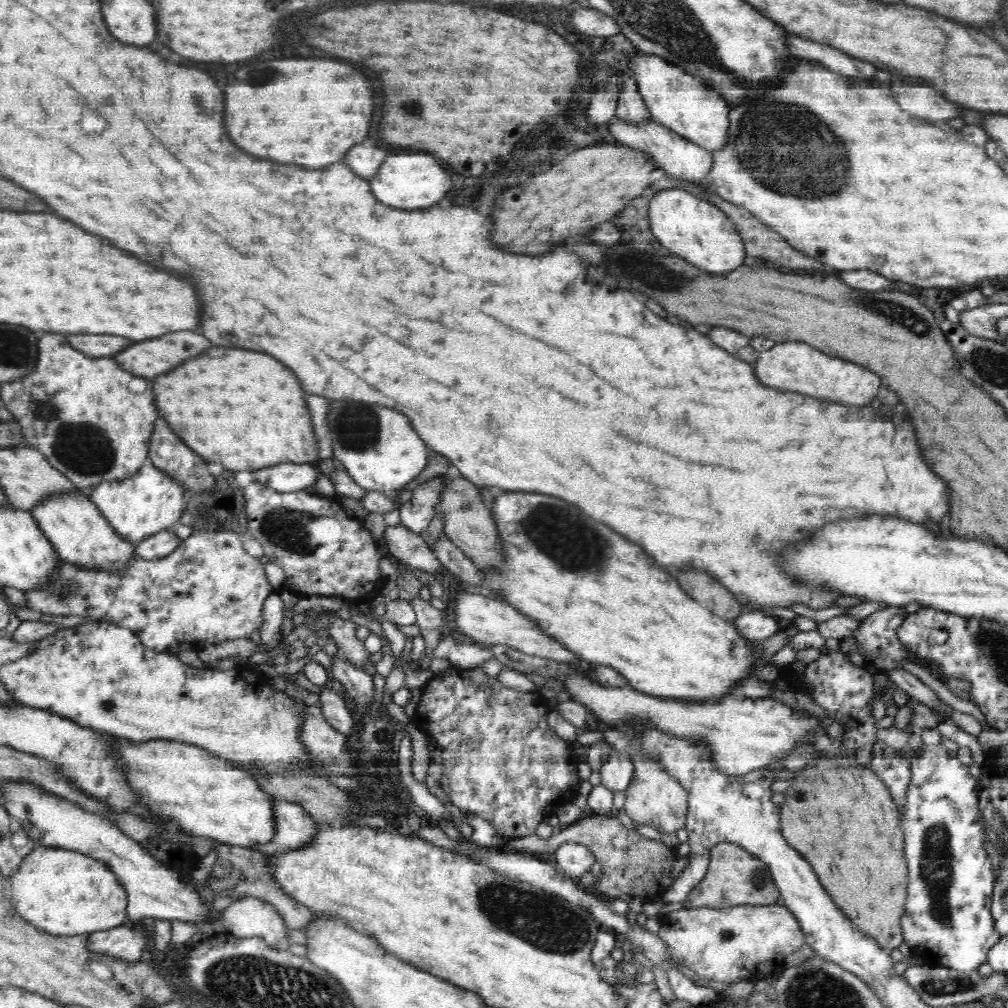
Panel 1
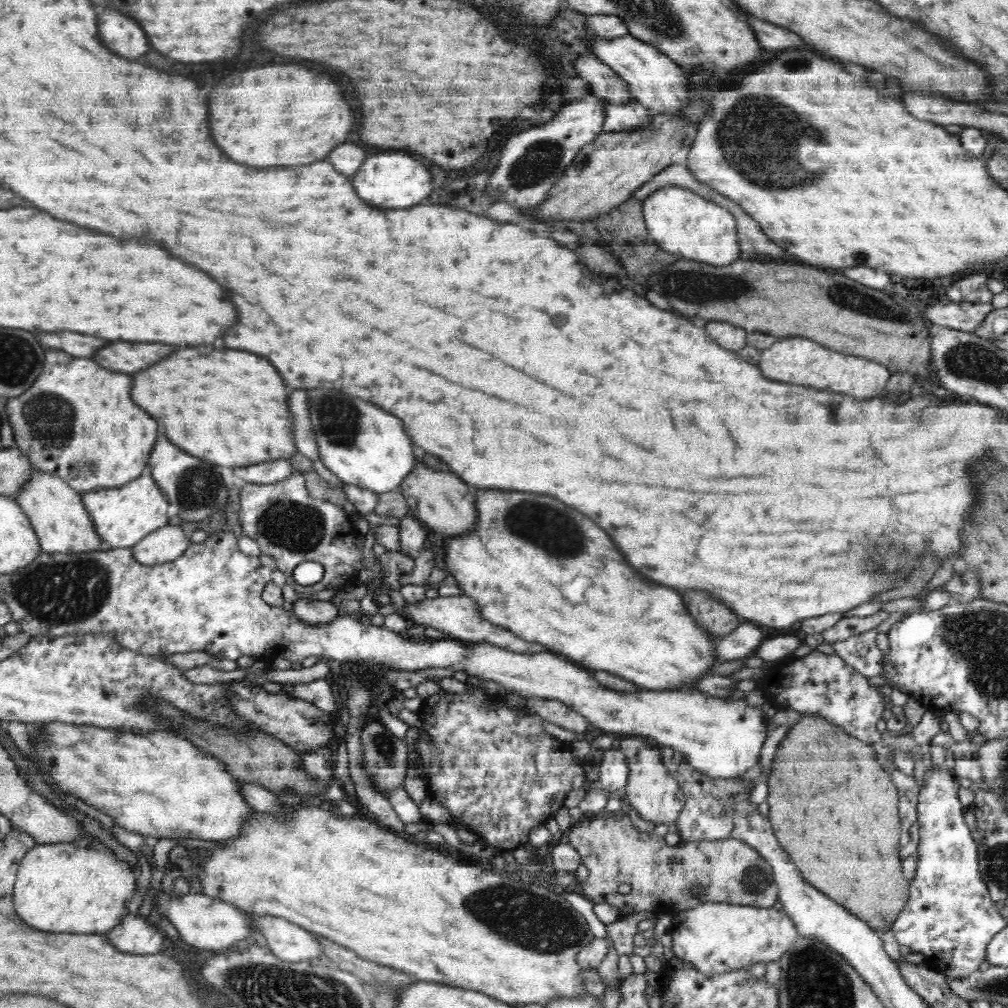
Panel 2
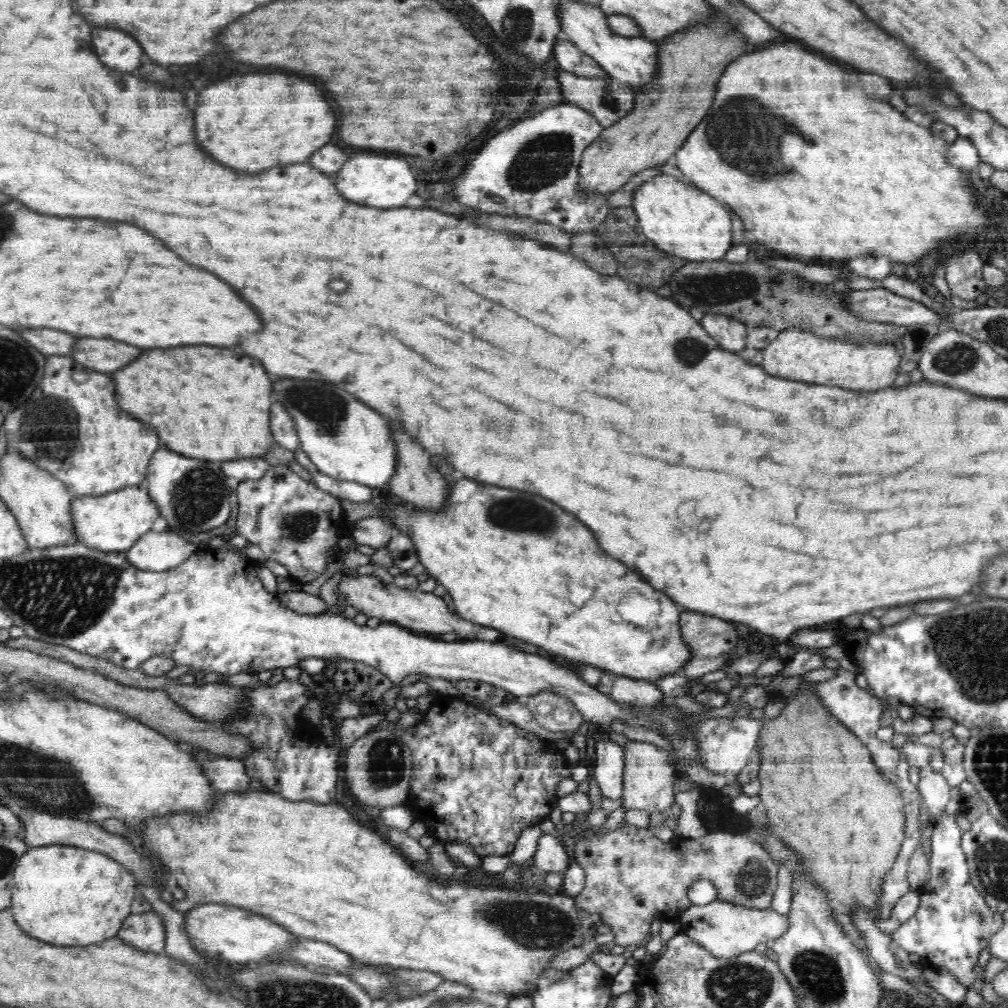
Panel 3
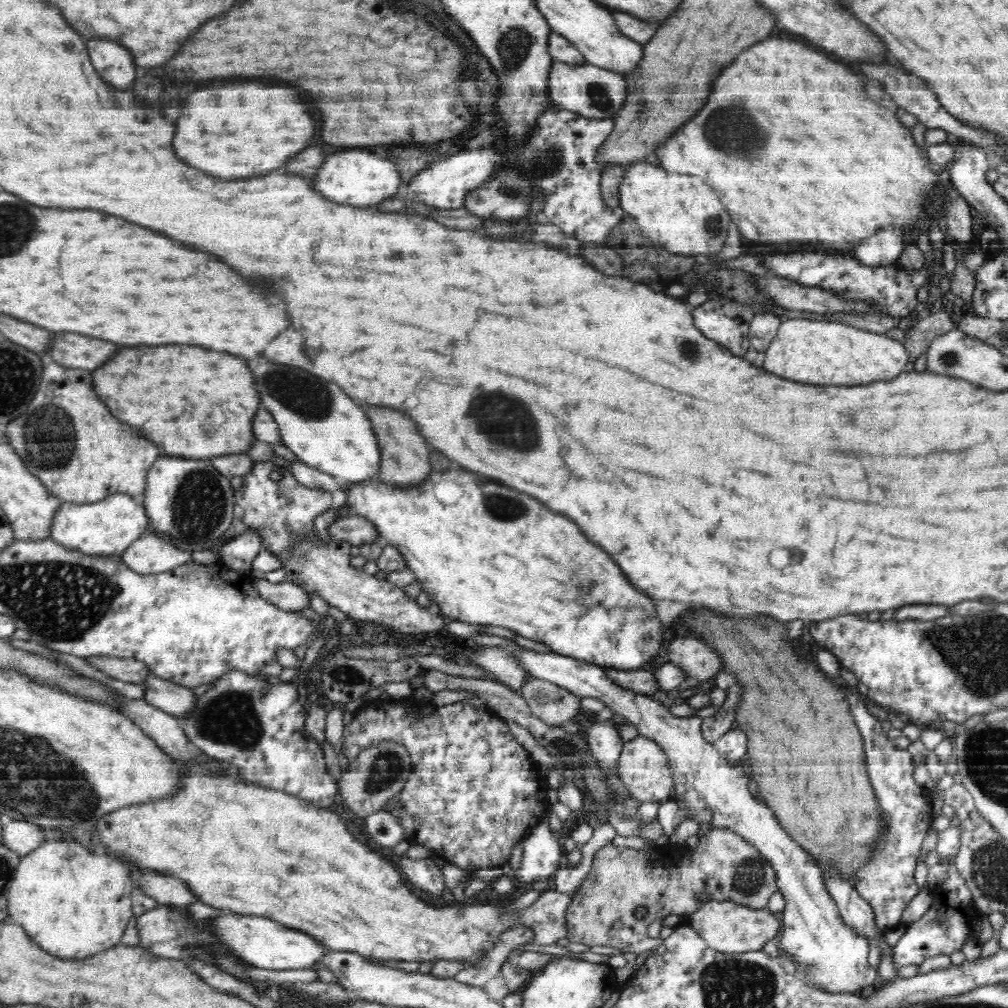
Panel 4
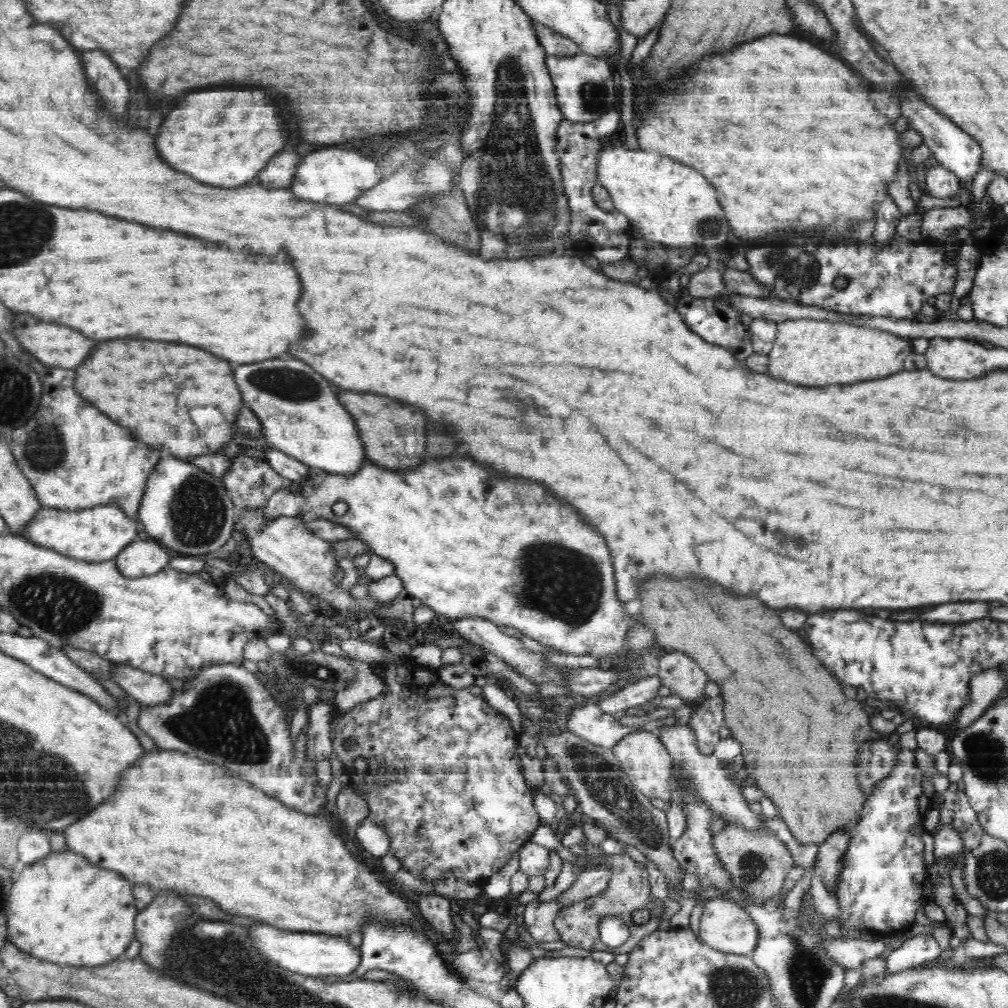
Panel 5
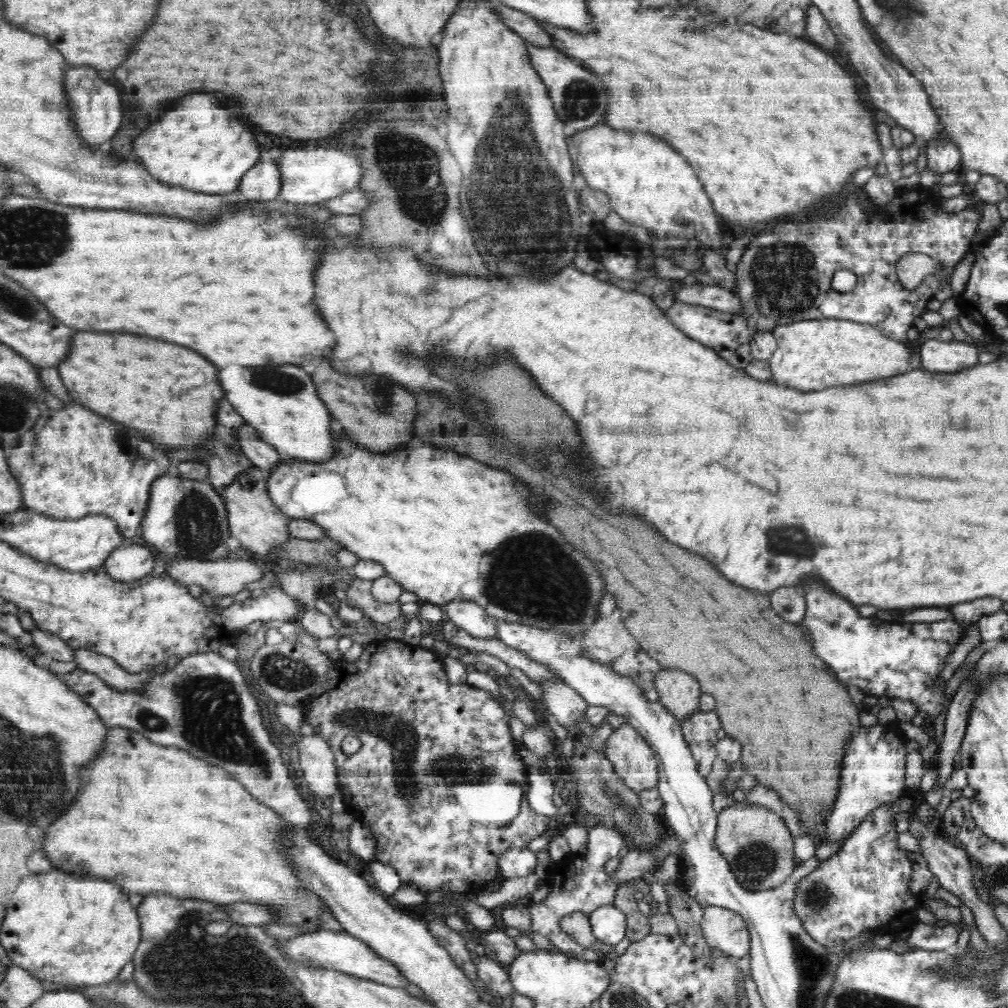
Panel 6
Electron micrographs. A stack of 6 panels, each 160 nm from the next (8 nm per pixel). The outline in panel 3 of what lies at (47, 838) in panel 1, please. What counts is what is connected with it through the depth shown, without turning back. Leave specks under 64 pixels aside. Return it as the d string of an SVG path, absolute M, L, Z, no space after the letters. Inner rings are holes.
M204 904L194 906L194 910L186 916L186 933L190 941L194 940L194 946L202 948L208 956L224 958L228 962L260 962L268 956L282 957L284 952L290 950L290 946L296 942L293 935L284 926L257 915L252 911L225 904Z

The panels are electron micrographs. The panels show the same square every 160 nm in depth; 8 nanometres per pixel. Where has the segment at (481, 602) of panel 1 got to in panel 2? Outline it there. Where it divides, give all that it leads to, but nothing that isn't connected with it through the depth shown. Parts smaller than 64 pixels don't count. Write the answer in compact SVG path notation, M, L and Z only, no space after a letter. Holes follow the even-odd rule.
M460 593L456 596L426 598L426 600L422 600L422 604L416 604L415 606L414 604L406 603L406 607L408 607L408 610L403 614L406 621L410 620L416 625L438 629L446 635L450 634L450 638L454 640L458 638L458 642L463 642L464 644L490 644L510 652L527 655L535 655L546 650L540 644L528 642L507 629L492 624L480 613L480 606L476 605L476 601L472 597L468 597L468 594Z

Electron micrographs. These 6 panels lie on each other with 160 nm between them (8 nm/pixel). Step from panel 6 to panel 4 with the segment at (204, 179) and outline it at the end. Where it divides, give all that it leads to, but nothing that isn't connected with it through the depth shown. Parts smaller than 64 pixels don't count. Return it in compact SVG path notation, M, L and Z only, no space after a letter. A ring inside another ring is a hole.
M228 84L204 88L192 92L186 98L182 112L176 120L176 136L172 142L176 144L176 156L180 156L180 160L188 160L192 168L200 168L202 172L208 172L208 176L222 176L226 180L234 180L266 174L284 166L290 156L310 146L314 132L316 120L308 104L302 102L298 90L266 84Z

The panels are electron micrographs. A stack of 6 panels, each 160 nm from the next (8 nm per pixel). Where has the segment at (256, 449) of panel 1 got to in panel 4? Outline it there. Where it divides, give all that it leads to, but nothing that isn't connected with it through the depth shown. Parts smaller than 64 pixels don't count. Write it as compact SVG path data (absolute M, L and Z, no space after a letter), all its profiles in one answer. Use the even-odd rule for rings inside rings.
M160 346L160 348L122 348L108 360L104 368L92 372L92 380L96 380L96 392L100 392L100 400L112 408L112 414L126 424L144 426L152 420L152 432L158 426L156 434L146 434L156 446L164 450L168 456L184 456L190 459L212 459L226 454L246 453L252 446L250 420L258 406L260 396L254 390L254 378L248 368L248 362L232 358L226 352L214 352L196 346Z

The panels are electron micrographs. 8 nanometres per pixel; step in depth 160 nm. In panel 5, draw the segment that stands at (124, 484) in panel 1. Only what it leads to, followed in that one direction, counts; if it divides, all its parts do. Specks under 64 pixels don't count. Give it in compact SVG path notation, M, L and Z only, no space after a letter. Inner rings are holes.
M100 504L80 510L60 510L59 508L42 508L27 526L17 535L34 544L51 548L72 559L96 562L113 560L140 533L136 529L137 517L130 517L116 504Z

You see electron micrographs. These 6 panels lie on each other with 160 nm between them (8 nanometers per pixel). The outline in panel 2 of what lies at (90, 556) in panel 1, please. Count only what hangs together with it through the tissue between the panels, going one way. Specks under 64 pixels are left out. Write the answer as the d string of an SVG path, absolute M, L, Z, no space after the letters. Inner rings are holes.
M35 468L30 482L23 486L15 501L31 521L42 553L81 553L107 549L96 532L81 493L62 478Z

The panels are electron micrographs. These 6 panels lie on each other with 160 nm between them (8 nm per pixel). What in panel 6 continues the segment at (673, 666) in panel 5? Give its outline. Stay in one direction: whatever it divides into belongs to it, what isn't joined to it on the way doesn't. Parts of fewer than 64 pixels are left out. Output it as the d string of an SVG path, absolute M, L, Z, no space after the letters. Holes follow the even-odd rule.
M664 668L656 676L655 687L660 698L659 704L668 708L680 721L686 721L699 709L702 697L701 686L688 672Z

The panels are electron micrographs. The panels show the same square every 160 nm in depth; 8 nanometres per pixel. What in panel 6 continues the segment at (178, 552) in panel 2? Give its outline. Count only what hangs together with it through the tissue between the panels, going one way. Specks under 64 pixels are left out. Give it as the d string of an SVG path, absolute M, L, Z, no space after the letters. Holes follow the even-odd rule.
M147 545L119 546L111 552L102 567L116 581L131 582L151 575L156 552Z

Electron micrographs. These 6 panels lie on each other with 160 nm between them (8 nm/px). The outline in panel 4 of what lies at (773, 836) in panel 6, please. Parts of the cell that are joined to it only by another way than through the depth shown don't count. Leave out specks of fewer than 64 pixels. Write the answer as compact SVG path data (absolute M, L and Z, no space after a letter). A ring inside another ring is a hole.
M711 828L704 835L700 835L699 840L693 852L686 846L682 846L682 850L676 848L674 844L668 846L667 839L660 841L660 846L654 848L652 852L636 852L612 844L598 850L594 855L592 870L586 875L580 890L573 896L566 911L567 942L580 942L589 947L612 946L619 948L623 953L634 952L637 955L653 950L662 944L662 940L648 936L650 924L670 914L690 915L696 912L703 904L698 901L698 896L702 892L707 896L705 902L732 901L752 909L766 909L770 897L778 890L776 871L768 859L765 859L743 836L738 836L728 828ZM636 908L646 908L650 916L646 920L636 920L634 918Z

